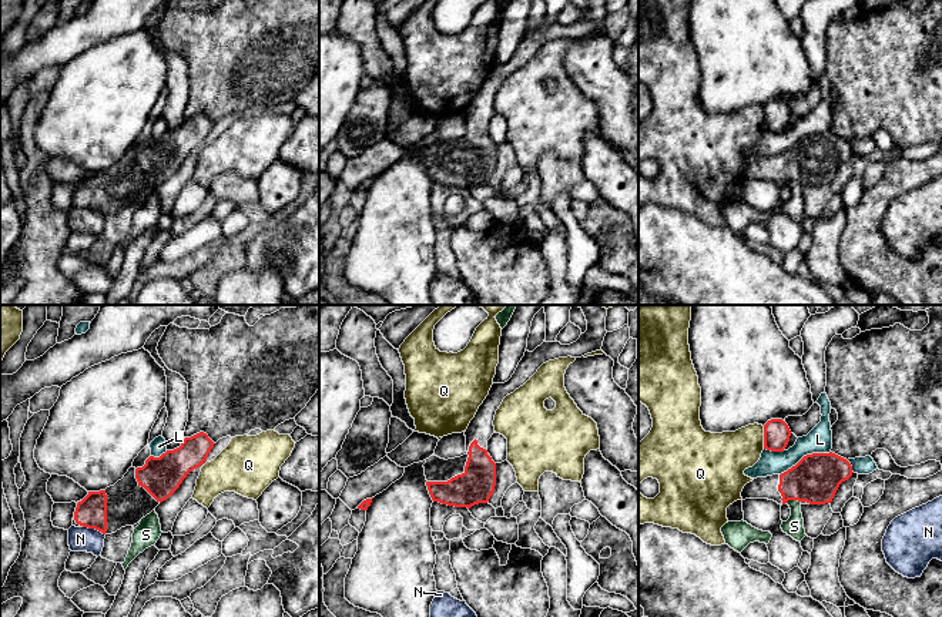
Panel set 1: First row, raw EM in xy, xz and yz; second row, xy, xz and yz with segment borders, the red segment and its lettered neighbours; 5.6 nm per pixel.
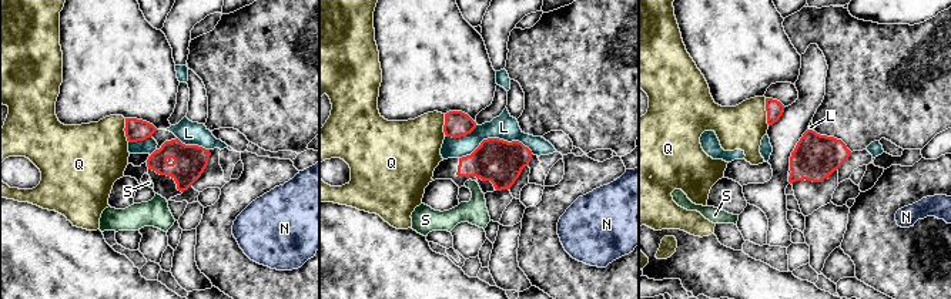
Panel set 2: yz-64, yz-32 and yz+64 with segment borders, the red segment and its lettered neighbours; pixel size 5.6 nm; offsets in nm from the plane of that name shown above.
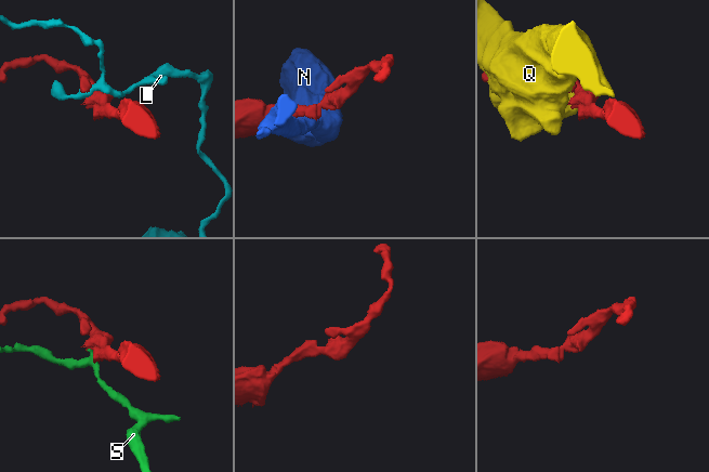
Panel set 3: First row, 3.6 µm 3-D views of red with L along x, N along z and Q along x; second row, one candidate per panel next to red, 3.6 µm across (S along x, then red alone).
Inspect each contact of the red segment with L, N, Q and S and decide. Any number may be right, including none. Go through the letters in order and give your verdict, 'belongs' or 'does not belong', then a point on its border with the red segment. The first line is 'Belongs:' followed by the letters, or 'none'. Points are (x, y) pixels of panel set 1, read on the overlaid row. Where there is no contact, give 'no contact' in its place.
Belongs: none
L: does not belong; meets red in yz at (804, 456)
N: does not belong; meets red in xy at (94, 527)
Q: does not belong; meets red in yz at (764, 438)
S: does not belong; meets red in yz at (794, 499)

